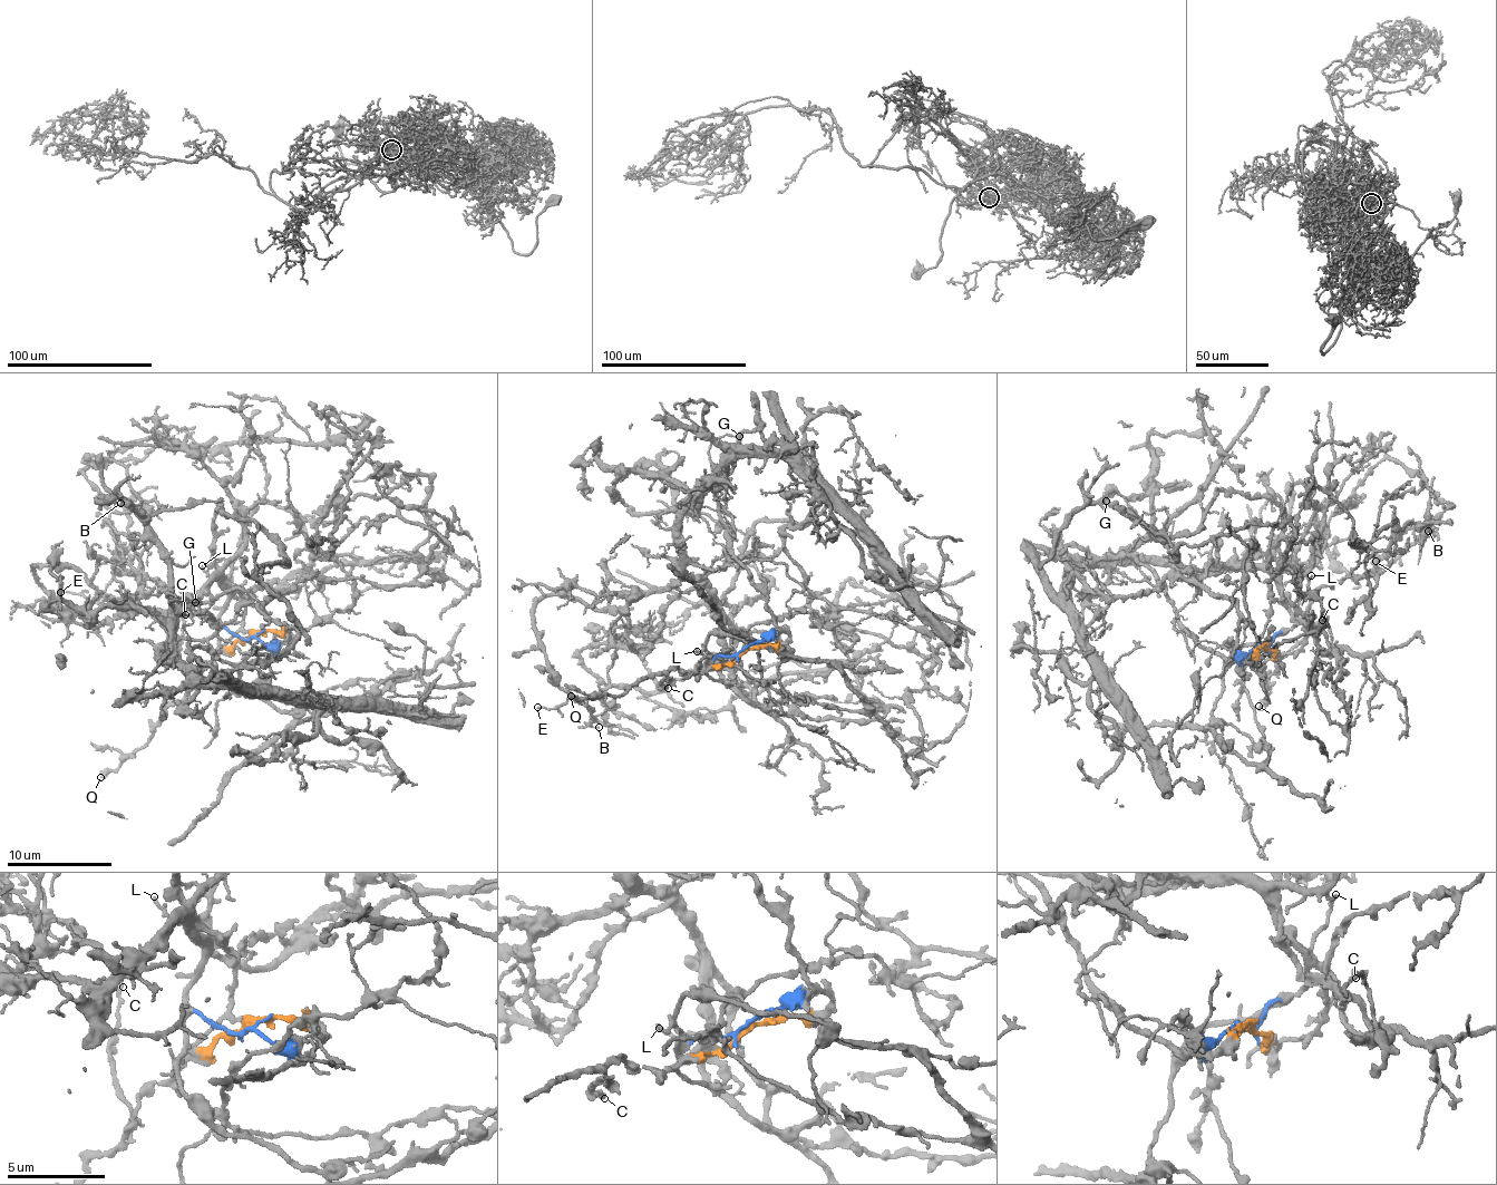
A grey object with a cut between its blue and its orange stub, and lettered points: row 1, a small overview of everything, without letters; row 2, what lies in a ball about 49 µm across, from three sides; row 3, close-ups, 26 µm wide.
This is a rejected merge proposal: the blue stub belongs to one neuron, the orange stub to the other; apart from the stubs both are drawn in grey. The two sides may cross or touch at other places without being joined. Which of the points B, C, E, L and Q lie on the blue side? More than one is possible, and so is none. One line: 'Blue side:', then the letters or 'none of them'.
Blue side: B, E, L

